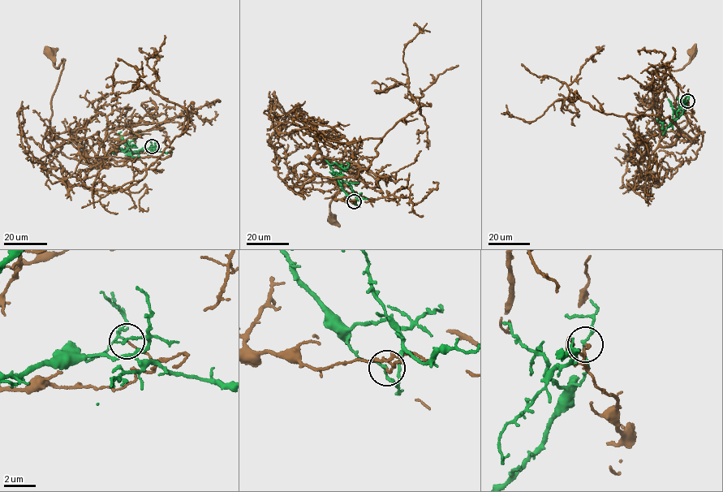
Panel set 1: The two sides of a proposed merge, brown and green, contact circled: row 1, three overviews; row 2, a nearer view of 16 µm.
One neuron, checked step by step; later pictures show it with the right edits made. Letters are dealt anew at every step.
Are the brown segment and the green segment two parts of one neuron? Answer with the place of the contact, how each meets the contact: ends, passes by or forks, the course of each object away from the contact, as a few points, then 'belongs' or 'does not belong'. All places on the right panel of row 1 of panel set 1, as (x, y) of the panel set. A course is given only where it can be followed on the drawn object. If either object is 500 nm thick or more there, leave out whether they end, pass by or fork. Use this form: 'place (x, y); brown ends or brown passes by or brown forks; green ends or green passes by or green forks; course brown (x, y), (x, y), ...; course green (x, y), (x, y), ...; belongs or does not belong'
place (687, 101); brown ends; green passes by; course brown (687, 101), (676, 124), (697, 140), (673, 145), (686, 117), (654, 71), (692, 53); course green (687, 101), (681, 114), (665, 131), (661, 128), (664, 120), (660, 118), (657, 121); does not belong

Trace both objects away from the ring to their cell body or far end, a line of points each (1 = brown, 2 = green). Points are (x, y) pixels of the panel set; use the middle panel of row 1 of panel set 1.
1: (355, 200), (320, 176), (294, 187), (314, 177), (294, 166), (296, 185), (345, 177), (331, 218)
2: (354, 201), (341, 187), (329, 165), (335, 162), (343, 169), (348, 166), (346, 163)

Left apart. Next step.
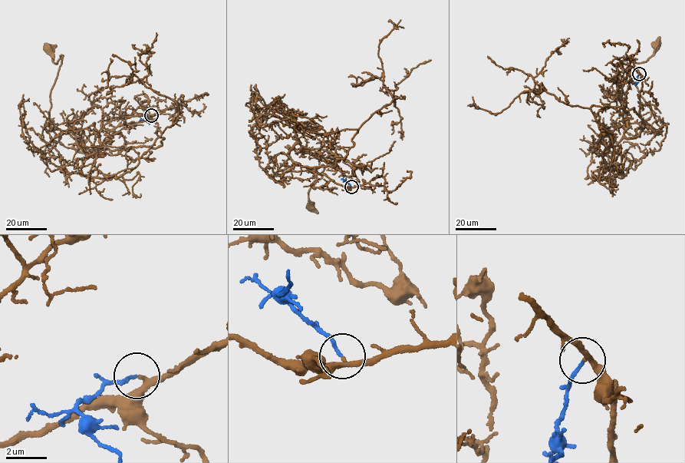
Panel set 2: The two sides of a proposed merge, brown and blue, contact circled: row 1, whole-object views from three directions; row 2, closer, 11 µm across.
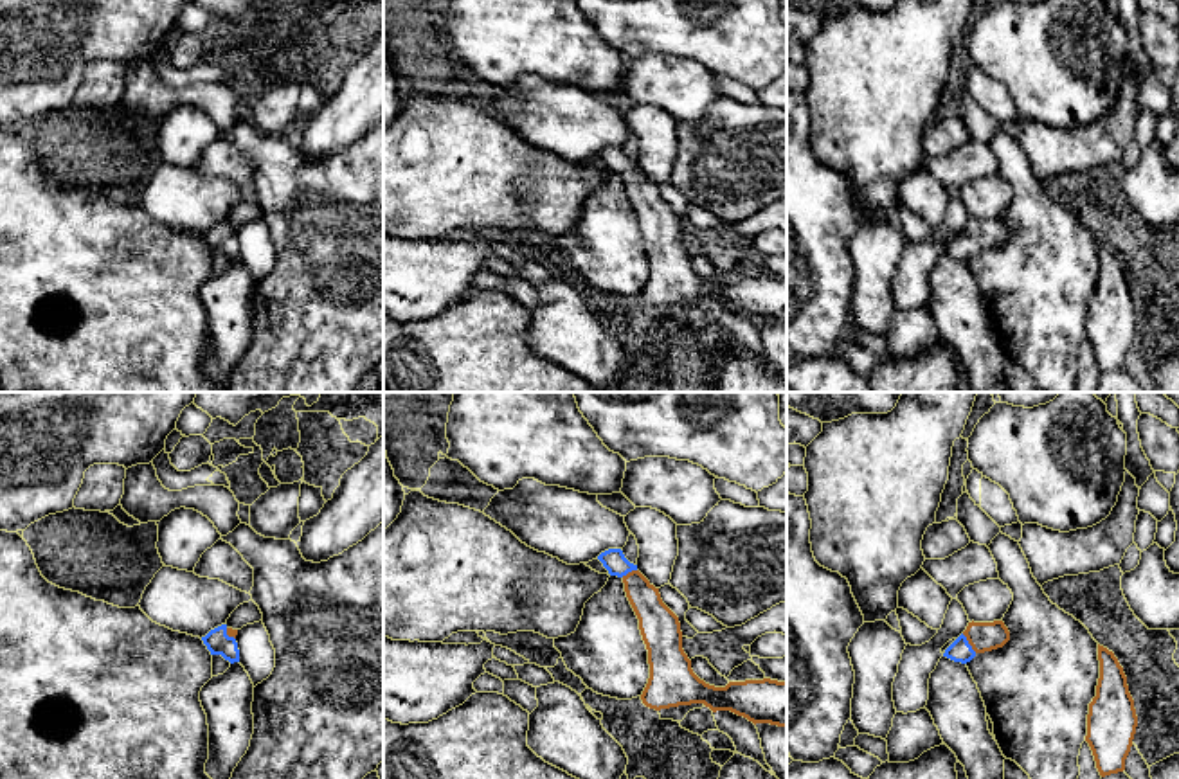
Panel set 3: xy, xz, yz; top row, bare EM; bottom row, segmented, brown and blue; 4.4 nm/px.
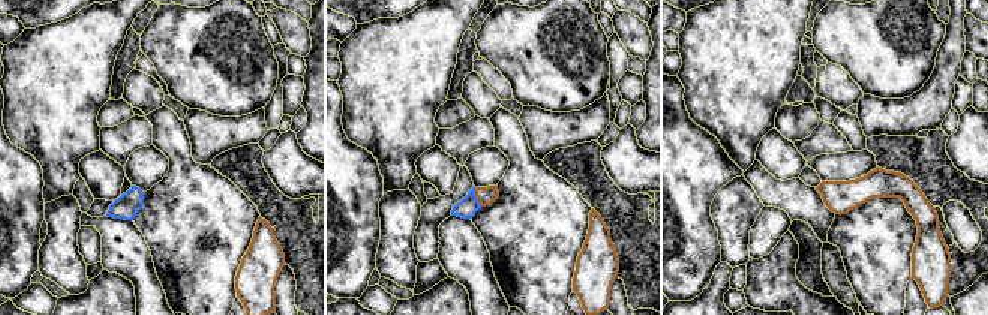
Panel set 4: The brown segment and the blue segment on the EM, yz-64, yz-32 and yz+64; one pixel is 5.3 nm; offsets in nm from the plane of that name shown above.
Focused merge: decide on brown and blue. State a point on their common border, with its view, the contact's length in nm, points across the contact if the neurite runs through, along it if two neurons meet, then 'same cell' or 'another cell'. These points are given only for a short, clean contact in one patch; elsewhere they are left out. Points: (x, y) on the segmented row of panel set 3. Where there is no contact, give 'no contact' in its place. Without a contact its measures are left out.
meets brown in yz at (969, 643); contact 110 nm long; runs through yz (983, 637), (969, 643), (960, 650); same cell

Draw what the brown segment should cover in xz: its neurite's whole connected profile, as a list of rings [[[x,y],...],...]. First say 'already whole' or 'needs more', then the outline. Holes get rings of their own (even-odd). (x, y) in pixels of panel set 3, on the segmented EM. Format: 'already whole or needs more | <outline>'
needs more | [[[608,549],[598,560],[610,576],[623,579],[639,619],[650,664],[650,678],[641,694],[646,707],[661,711],[704,703],[713,712],[731,711],[754,725],[787,727],[787,682],[763,678],[729,682],[725,687],[706,684],[691,669],[691,660],[682,649],[679,617],[662,603],[659,588],[625,558],[621,549]]]

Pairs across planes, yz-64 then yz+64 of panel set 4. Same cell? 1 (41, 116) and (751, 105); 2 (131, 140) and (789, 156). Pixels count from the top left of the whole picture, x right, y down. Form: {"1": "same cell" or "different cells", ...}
{"1": "same cell", "2": "different cells"}

